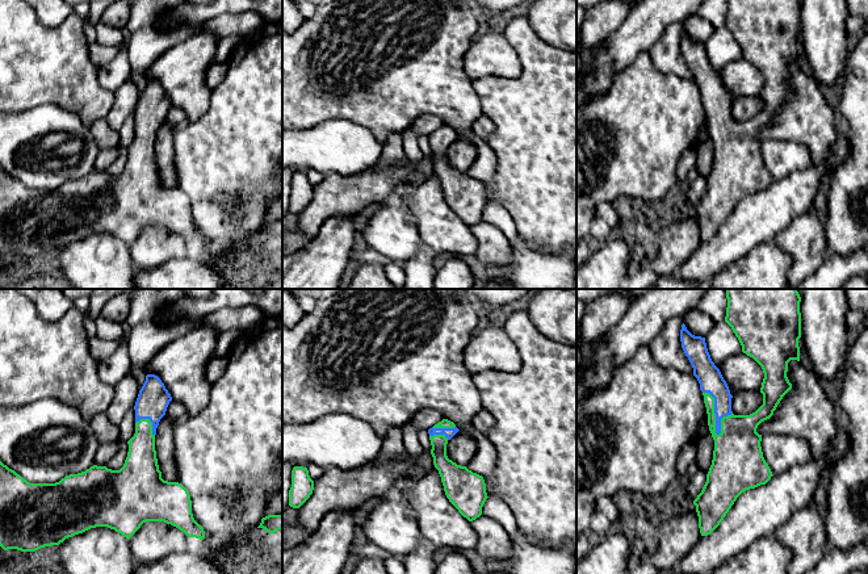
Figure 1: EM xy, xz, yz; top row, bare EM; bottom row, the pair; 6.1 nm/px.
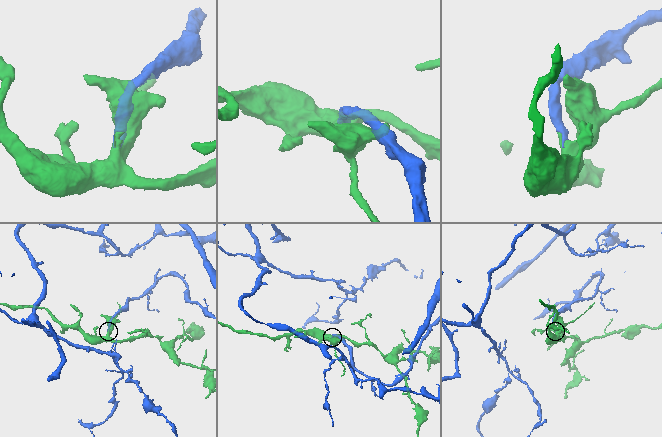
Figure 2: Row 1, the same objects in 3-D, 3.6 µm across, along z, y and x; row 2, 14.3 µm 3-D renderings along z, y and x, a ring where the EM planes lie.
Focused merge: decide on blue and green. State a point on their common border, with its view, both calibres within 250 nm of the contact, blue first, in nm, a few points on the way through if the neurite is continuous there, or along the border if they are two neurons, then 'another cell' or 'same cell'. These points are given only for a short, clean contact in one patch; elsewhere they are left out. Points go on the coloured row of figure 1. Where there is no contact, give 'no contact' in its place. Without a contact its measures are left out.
contact yz (715, 411); calibres 150 and 260 nm; way yz (709, 377), (715, 388), (715, 411), (716, 432), (738, 444); same cell

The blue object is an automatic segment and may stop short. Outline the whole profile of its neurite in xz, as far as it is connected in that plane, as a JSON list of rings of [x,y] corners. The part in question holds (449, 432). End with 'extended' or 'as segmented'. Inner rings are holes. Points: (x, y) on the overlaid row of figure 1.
[[[448,419],[429,428],[431,454],[446,498],[464,518],[473,521],[482,515],[482,507],[488,497],[482,475],[457,465],[446,456],[446,444],[458,431],[456,424]]]; extended

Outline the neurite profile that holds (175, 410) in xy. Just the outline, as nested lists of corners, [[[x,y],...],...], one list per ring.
[[[172,399],[167,407],[165,415],[171,419],[179,419],[184,416],[185,412],[185,406],[181,402]]]

